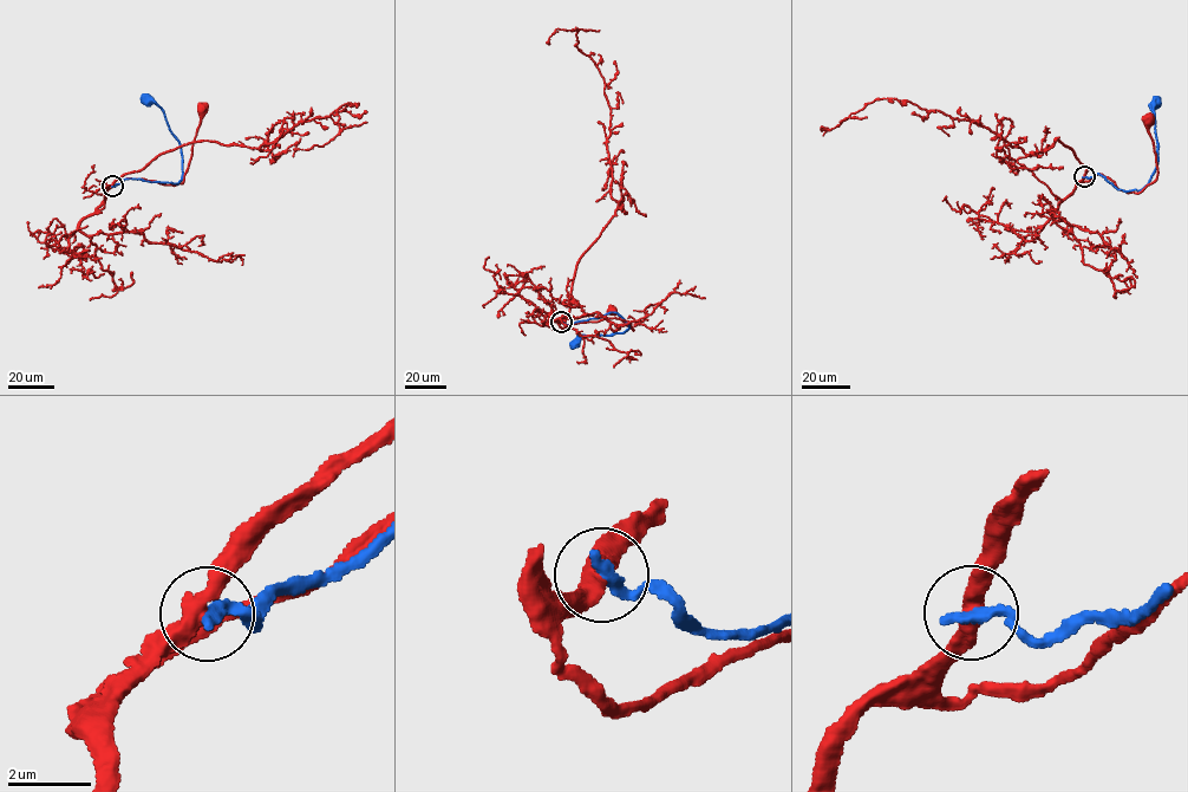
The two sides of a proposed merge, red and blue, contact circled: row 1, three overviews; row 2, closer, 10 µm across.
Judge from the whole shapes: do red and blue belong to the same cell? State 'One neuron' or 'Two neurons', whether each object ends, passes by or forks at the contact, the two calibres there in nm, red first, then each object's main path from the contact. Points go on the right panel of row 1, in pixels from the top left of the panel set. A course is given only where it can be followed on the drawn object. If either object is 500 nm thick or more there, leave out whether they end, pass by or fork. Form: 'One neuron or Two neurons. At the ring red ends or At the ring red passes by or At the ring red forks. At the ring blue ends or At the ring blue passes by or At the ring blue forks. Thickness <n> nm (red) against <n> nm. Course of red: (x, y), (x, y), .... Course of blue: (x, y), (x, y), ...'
Two neurons. At the ring red passes by. At the ring blue ends. Thickness 400 nm (red) against 320 nm. Course of red: (1084, 176), (1083, 182), (1100, 174), (1115, 181), (1120, 189), (1137, 193), (1155, 180), (1156, 155), (1148, 119). Course of blue: (1084, 176), (1098, 174), (1114, 187), (1131, 190), (1148, 183), (1157, 163), (1155, 102)

